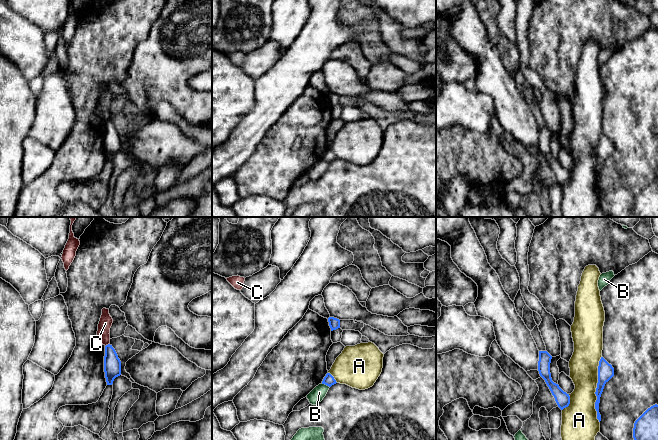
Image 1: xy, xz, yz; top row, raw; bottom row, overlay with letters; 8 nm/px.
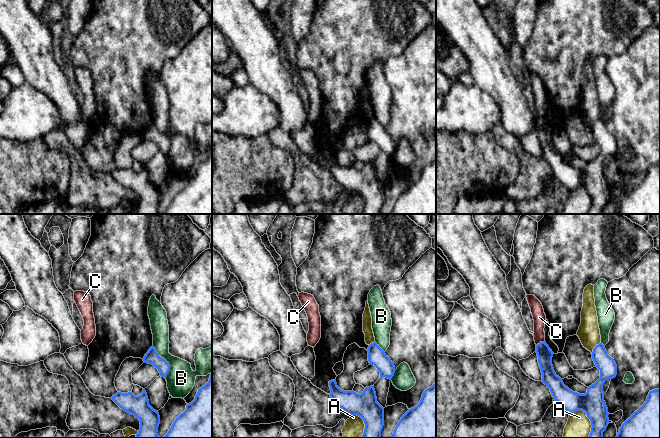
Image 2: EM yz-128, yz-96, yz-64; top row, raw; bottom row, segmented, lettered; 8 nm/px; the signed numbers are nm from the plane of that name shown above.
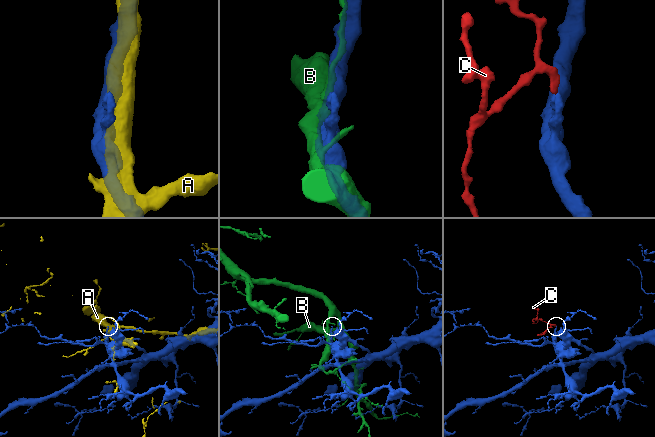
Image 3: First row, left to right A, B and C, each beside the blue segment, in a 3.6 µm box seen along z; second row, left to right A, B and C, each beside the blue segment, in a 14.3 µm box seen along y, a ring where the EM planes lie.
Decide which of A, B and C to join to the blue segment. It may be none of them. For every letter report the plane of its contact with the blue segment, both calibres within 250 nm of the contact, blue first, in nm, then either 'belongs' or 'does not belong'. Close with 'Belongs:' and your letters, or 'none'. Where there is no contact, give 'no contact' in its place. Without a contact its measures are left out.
A: yz | 130/260 nm | does not belong
B: xz | 90/110 nm | does not belong
C: xy | 140/110 nm | does not belong
Belongs: none

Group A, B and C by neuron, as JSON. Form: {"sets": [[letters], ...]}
{"sets": [["A"], ["B"], ["C"]]}

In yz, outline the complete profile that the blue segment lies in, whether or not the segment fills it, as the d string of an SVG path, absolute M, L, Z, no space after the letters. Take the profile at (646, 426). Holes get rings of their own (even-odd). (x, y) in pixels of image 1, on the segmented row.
M658 405L648 408L634 423L634 440L658 440Z

